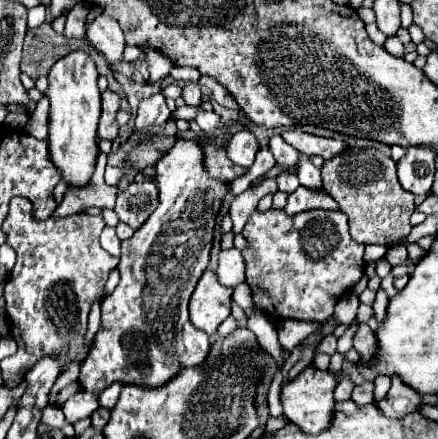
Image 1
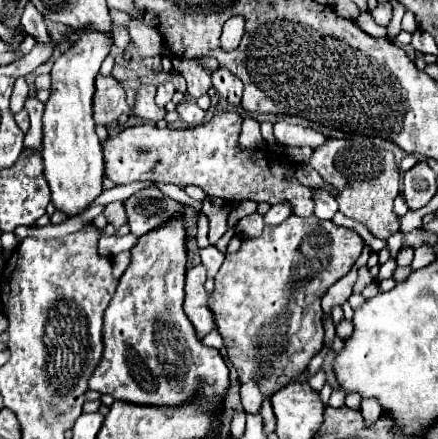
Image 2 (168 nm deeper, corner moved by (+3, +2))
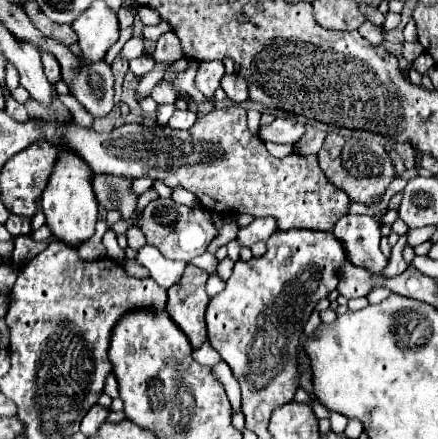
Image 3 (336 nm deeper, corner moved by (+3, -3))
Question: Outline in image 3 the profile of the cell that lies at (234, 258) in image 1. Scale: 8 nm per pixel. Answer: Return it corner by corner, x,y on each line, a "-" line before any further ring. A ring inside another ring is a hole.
205,252
205,254
197,256
197,258
193,258
193,260
191,260
191,264
193,264
193,266
197,266
197,268
207,270
209,274
215,274
215,268
217,268
217,258
215,258
213,254

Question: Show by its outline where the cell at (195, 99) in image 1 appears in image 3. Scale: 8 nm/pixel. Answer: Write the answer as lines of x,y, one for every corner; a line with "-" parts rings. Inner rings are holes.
213,60
213,62
201,62
199,64
199,72
197,72
197,88
205,94
207,100
213,100
215,90
221,84
221,78
225,76
225,68
223,62

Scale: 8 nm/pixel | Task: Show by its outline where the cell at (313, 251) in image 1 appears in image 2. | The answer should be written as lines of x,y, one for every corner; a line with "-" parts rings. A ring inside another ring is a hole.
291,215
279,225
265,225
259,237
243,237
241,249
233,255
225,255
225,263
215,275
215,291
211,293
209,305
215,315
215,325
225,339
229,359
239,371
241,403
245,411
257,413
263,399
271,397
279,387
285,387
297,377
323,347
321,297
335,281
349,273
363,245
365,241
353,229
323,221
315,215

